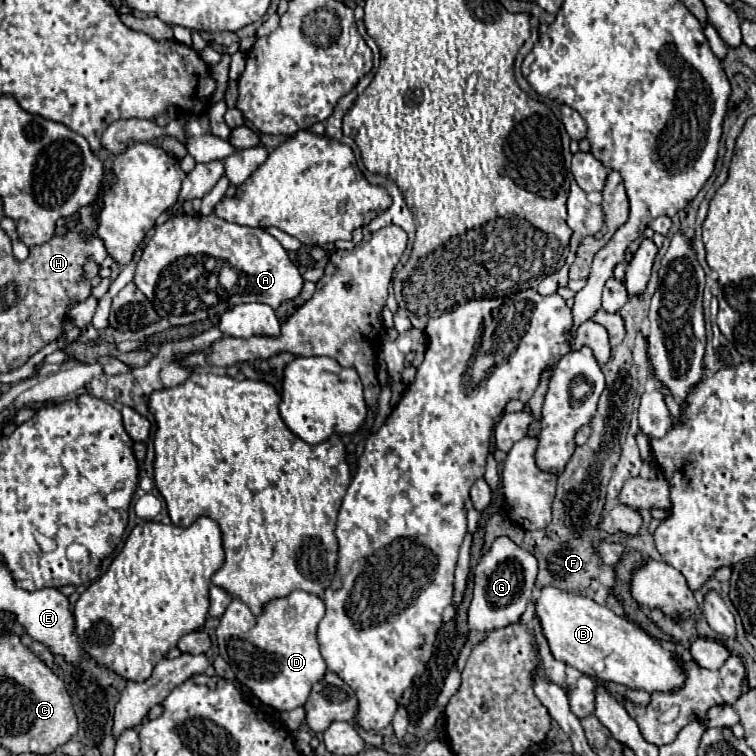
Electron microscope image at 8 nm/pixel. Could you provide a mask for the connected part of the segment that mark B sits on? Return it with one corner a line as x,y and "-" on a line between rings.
544,586
540,588
540,596
534,600
534,606
552,656
574,666
582,674
600,676
600,680
644,690
648,694
678,690
684,684
684,672
678,666
674,652
666,650
636,624
624,616
616,616
592,598

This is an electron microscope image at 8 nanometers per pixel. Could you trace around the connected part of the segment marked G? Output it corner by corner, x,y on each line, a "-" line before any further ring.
506,536
498,538
474,568
474,598
468,608
468,628
490,632
518,622
532,598
536,574
538,564
530,552
516,546

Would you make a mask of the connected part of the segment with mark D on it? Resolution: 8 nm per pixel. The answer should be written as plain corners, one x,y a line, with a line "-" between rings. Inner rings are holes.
294,590
286,598
270,600
264,606
262,614
258,616
252,614
250,608
240,598
234,598
226,608
226,612
220,616
220,624
216,628
220,656
230,664
238,680
244,682
254,692
254,696
260,698
264,704
272,706
278,712
294,710
298,706
304,706
312,684
316,680
322,680
326,674
326,662
320,654
316,640
316,626
322,620
322,616
324,616
324,602
316,594
308,594
302,590

